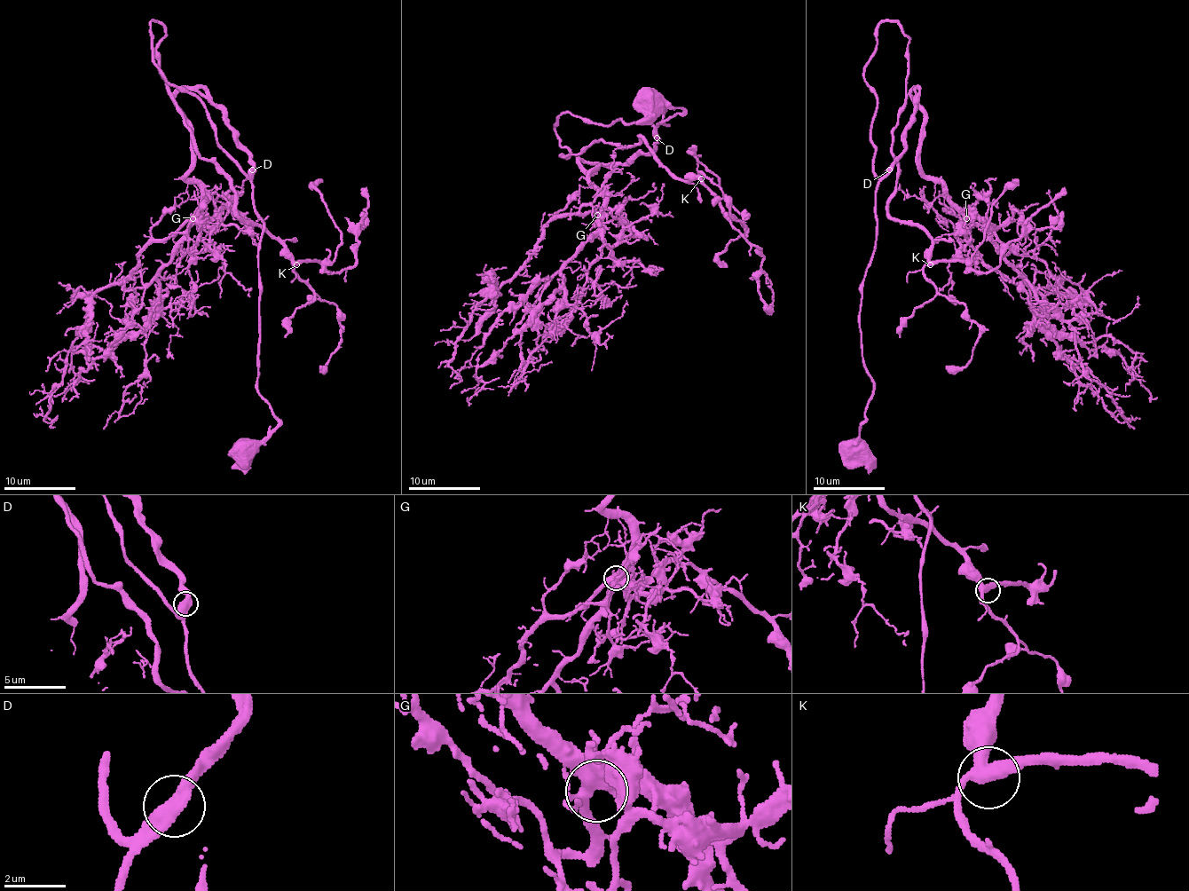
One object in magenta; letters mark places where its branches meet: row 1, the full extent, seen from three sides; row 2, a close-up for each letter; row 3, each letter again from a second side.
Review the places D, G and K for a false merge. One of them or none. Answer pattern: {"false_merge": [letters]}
{"false_merge": []}

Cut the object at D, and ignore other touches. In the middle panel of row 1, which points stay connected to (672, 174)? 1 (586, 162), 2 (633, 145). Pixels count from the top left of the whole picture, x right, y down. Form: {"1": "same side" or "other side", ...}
{"1": "other side", "2": "same side"}

